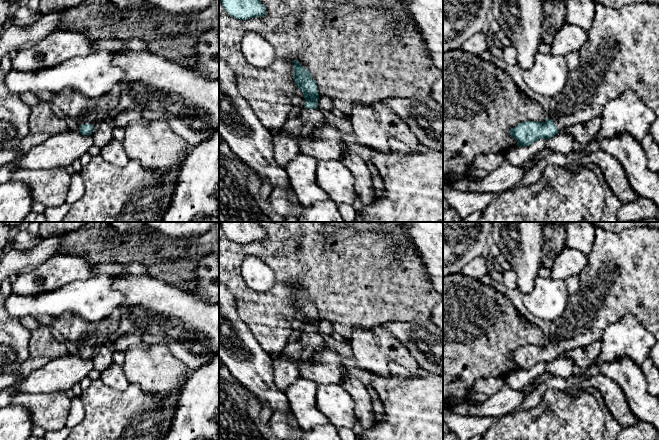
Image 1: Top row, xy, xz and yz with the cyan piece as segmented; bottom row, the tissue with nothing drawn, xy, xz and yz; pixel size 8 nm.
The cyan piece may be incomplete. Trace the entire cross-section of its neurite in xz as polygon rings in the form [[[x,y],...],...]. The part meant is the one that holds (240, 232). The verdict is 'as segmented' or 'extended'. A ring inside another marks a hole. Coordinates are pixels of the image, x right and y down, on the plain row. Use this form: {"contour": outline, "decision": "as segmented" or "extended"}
{"contour": [[[221,222],[225,235],[233,242],[248,244],[262,241],[266,231],[257,222]]], "decision": "as segmented"}

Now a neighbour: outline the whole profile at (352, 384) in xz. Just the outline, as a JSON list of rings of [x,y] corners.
[[[348,374],[342,381],[342,386],[355,402],[354,411],[359,421],[354,425],[353,431],[358,436],[375,426],[379,422],[379,416],[373,412],[370,396],[358,377]]]

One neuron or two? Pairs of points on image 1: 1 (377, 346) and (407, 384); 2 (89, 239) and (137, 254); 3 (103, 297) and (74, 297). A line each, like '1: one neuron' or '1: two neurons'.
1: two neurons
2: one neuron
3: one neuron

